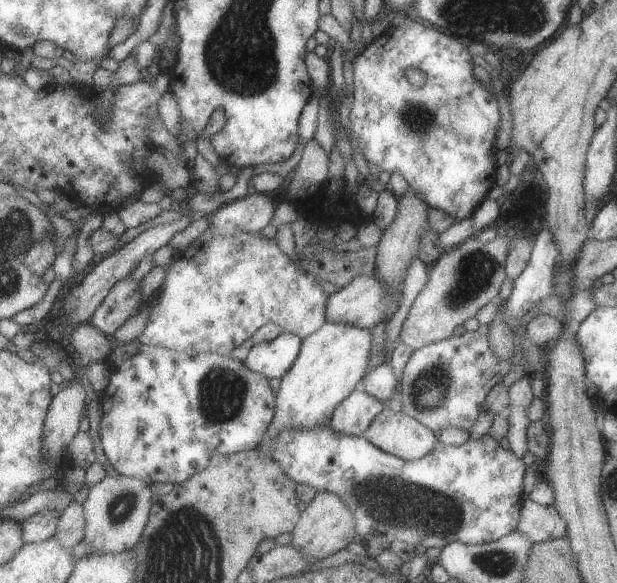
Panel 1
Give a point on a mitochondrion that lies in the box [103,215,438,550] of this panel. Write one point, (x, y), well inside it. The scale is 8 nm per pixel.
(223, 392)

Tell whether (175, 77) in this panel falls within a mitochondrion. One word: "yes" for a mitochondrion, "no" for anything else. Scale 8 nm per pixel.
no

